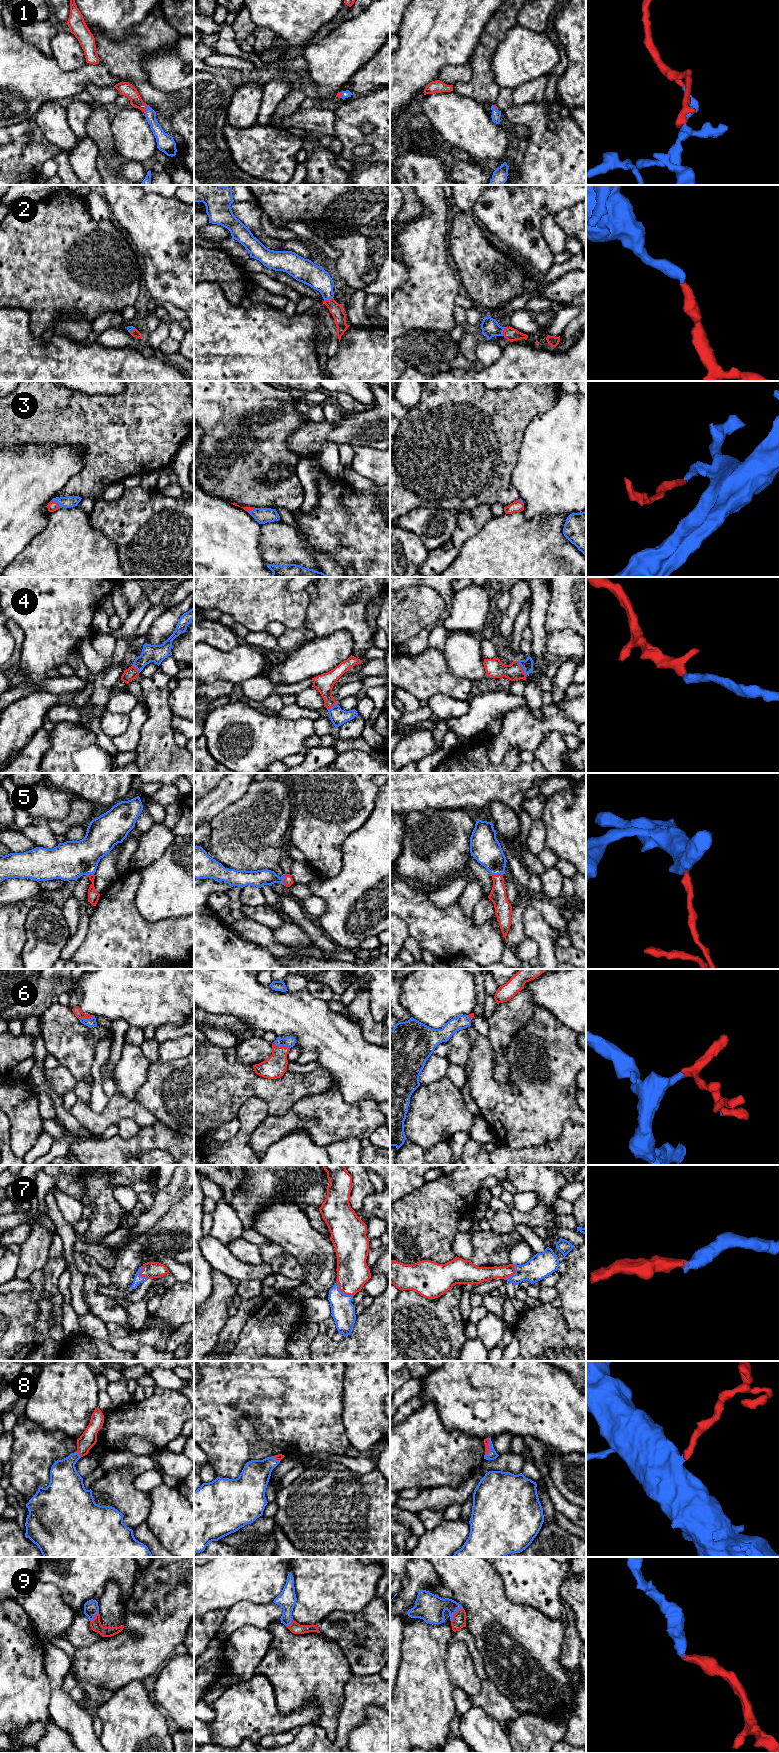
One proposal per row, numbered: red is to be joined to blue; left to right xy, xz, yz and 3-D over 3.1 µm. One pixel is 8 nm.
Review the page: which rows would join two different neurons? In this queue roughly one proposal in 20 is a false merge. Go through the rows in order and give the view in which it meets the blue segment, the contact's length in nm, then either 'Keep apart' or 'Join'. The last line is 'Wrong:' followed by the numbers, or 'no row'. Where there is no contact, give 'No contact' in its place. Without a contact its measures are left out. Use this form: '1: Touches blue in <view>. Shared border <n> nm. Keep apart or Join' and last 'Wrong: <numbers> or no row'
1: Touches blue in xy. Shared border 70 nm. Join
2: Touches blue in xz. Shared border 80 nm. Join
3: Touches blue in xy. Shared border 100 nm. Join
4: Touches blue in yz. Shared border 150 nm. Join
5: Touches blue in xz. Shared border 100 nm. Join
6: Touches blue in xz. Shared border 140 nm. Join
7: Touches blue in xz. Shared border 180 nm. Join
8: Touches blue in yz. Shared border 150 nm. Join
9: Touches blue in yz. Shared border 140 nm. Join
Wrong: no row

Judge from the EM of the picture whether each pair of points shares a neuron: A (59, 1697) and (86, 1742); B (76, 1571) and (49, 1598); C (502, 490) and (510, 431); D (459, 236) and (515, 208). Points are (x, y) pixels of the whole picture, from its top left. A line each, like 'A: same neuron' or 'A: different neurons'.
A: same neuron
B: different neurons
C: same neuron
D: different neurons

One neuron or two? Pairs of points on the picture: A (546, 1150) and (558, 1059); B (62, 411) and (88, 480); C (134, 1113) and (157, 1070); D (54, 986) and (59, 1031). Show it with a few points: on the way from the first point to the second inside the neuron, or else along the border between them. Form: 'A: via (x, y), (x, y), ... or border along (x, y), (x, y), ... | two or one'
A: border along (563, 1127), (560, 1135), (550, 1142), (524, 1148) | two
B: via (79, 428), (91, 440), (91, 463) | one
C: border along (134, 1099), (157, 1118) | two
D: border along (53, 1003), (39, 1017) | two

